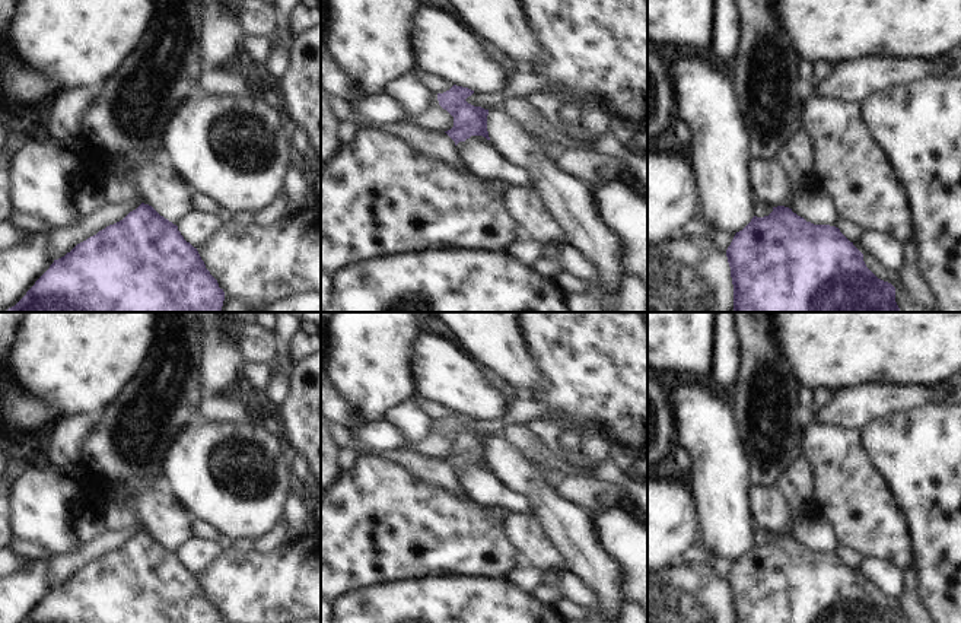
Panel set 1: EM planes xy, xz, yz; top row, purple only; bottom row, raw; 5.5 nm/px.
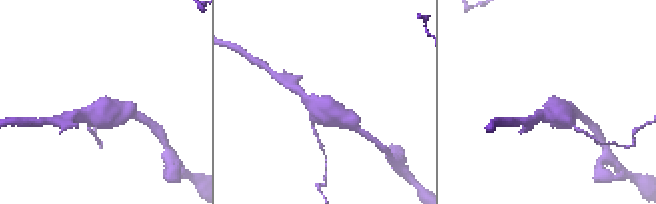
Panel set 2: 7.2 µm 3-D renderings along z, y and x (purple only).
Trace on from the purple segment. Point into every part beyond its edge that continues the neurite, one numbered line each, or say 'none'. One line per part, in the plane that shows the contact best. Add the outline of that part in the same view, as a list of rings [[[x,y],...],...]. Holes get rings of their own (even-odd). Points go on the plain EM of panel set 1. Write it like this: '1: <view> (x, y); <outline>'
none

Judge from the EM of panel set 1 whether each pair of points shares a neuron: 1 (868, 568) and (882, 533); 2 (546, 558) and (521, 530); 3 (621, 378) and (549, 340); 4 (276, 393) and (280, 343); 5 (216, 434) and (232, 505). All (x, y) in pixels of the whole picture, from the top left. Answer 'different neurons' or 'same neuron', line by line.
1: different neurons
2: same neuron
3: same neuron
4: same neuron
5: same neuron

